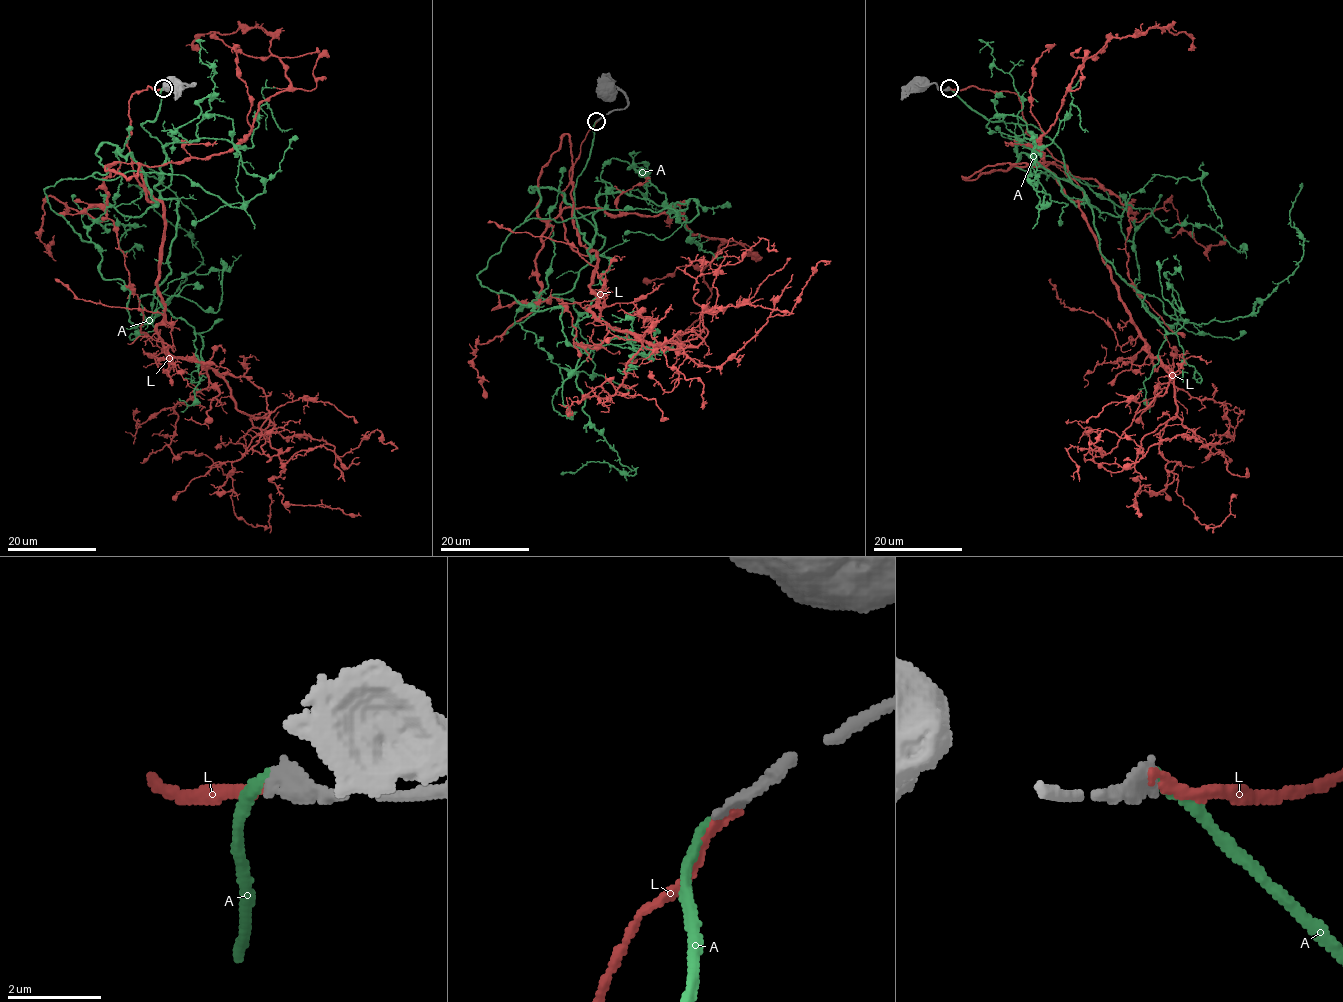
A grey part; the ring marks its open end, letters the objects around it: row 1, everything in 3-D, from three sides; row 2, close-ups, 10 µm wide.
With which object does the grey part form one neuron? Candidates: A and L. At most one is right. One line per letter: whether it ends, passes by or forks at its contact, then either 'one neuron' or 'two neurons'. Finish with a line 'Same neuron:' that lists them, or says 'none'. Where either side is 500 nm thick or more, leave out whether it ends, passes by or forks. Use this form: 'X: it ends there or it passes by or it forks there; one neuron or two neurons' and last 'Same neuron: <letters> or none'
A: it ends there; one neuron
L: it ends there; two neurons
Same neuron: A

